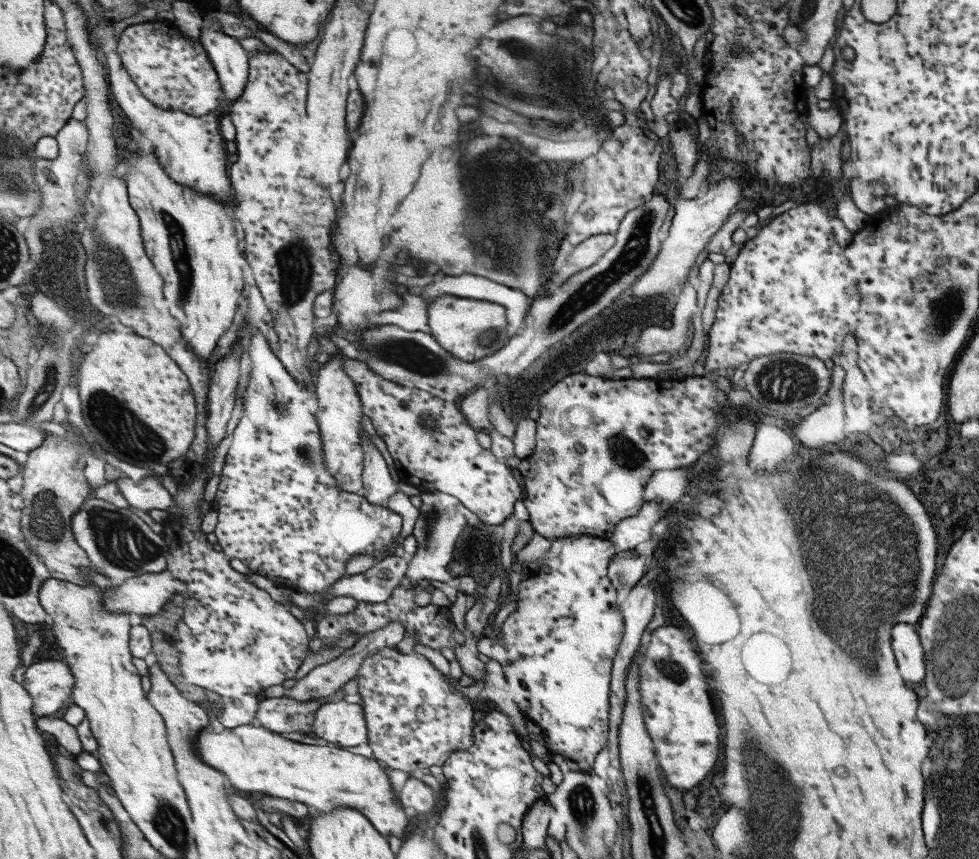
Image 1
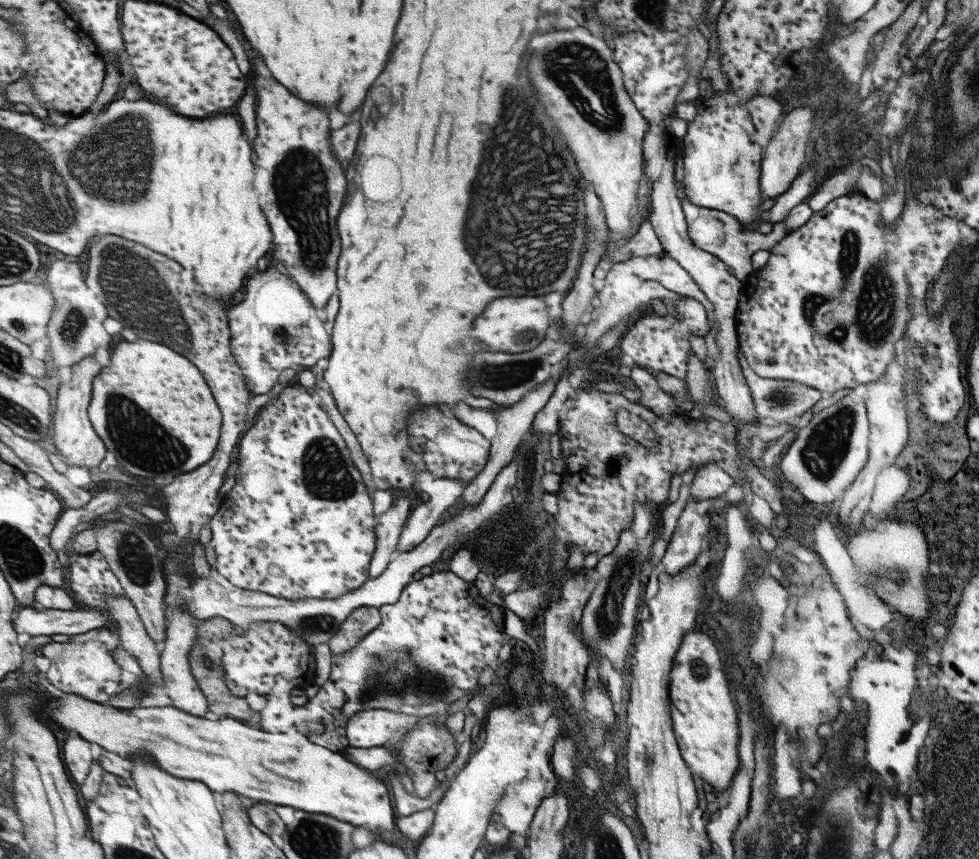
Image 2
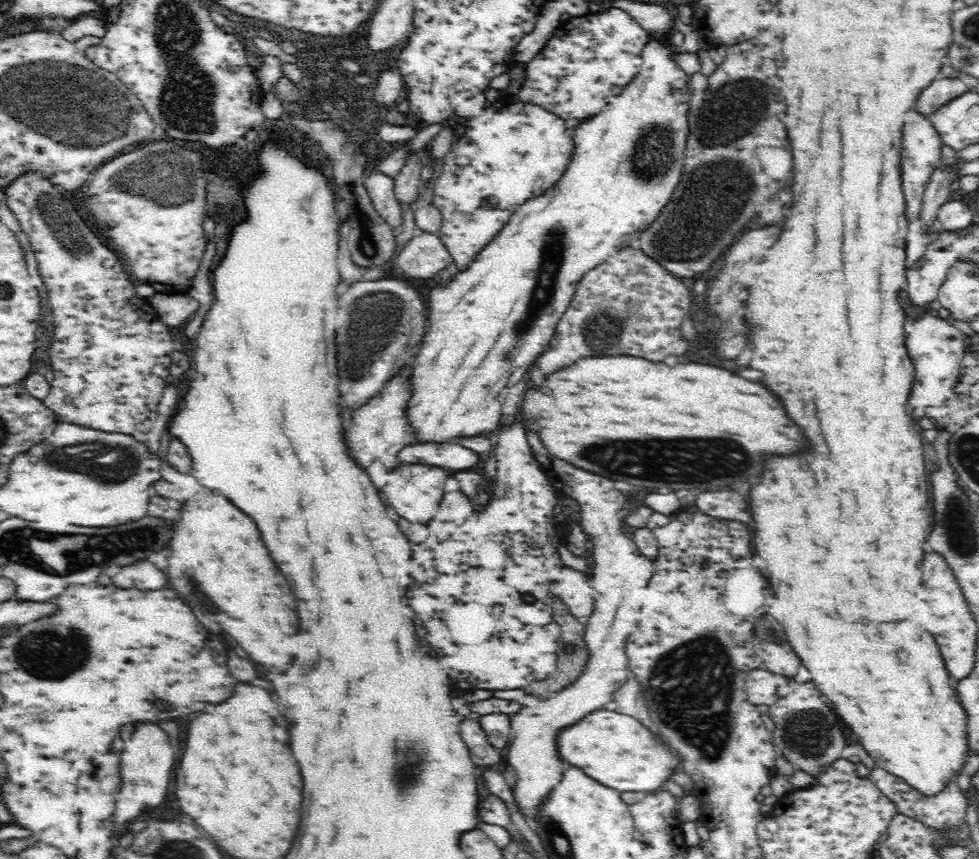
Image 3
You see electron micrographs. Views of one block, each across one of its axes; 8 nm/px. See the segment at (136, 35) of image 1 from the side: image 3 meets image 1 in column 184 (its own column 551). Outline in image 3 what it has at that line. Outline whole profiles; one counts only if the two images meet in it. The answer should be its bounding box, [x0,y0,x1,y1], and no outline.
[518,7,649,119]

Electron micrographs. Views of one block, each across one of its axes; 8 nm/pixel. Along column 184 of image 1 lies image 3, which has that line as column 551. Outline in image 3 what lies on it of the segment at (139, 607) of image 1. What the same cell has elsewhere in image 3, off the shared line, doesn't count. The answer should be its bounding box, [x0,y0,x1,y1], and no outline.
[549,570,594,619]

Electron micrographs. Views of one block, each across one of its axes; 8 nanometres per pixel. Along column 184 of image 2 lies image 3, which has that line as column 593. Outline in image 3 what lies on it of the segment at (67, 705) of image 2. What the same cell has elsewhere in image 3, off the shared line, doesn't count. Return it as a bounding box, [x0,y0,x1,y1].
[557,708,681,794]

